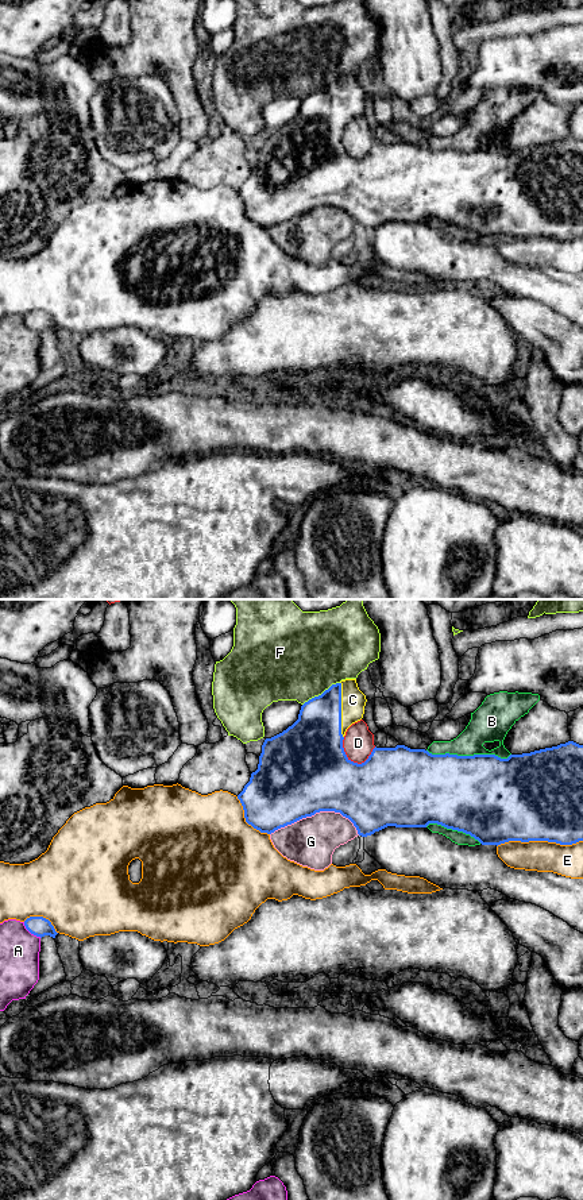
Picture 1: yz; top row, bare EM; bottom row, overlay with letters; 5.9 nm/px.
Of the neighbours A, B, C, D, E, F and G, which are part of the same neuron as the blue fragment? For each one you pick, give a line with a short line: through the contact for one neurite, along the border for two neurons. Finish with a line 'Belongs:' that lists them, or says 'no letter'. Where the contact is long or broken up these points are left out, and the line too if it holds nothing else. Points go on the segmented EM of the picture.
Belongs: C

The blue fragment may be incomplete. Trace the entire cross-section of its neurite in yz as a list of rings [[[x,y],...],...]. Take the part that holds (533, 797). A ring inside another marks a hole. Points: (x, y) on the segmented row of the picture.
[[[356,679],[341,680],[305,702],[292,726],[265,740],[258,769],[238,795],[248,825],[271,834],[316,813],[335,811],[348,818],[362,837],[387,826],[426,827],[437,823],[470,834],[482,845],[498,846],[509,841],[572,845],[583,841],[583,745],[568,741],[530,753],[510,755],[507,759],[495,755],[432,755],[405,745],[375,746],[368,759],[358,764],[347,757],[343,740],[347,729],[363,718],[366,702]]]

